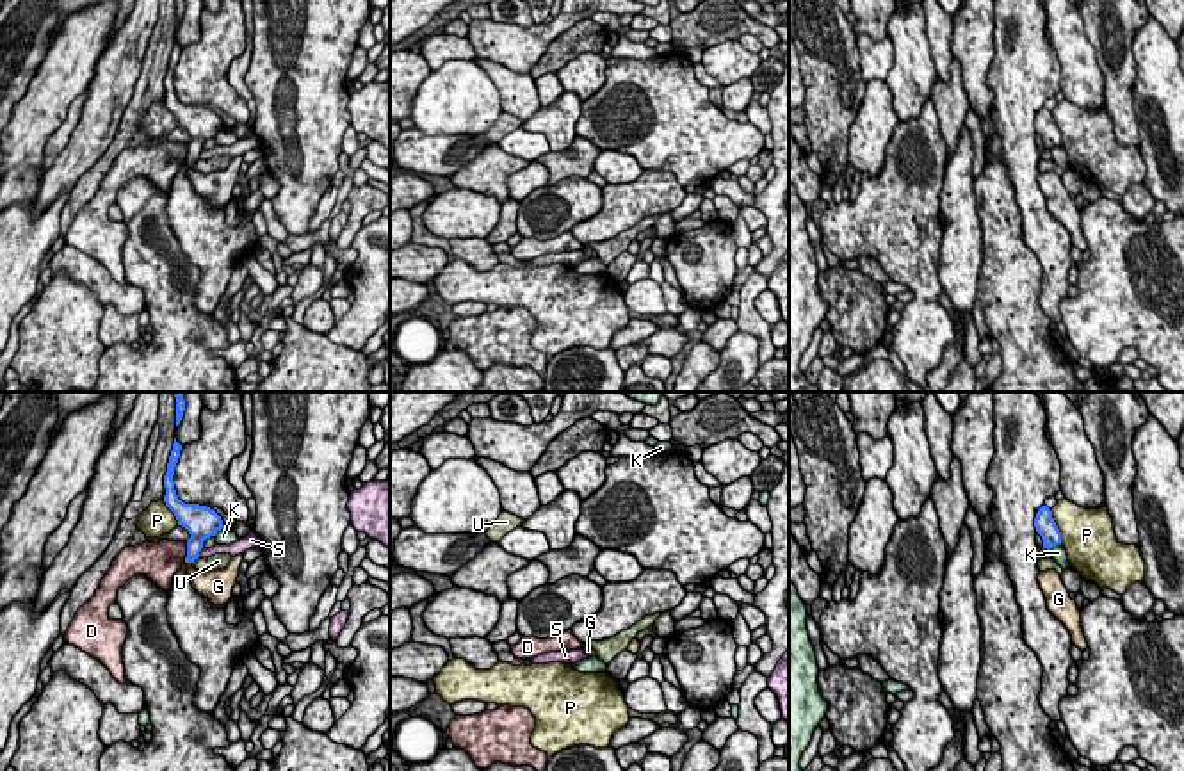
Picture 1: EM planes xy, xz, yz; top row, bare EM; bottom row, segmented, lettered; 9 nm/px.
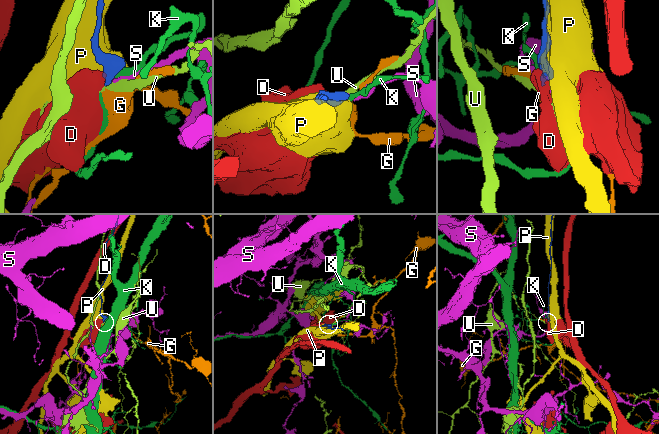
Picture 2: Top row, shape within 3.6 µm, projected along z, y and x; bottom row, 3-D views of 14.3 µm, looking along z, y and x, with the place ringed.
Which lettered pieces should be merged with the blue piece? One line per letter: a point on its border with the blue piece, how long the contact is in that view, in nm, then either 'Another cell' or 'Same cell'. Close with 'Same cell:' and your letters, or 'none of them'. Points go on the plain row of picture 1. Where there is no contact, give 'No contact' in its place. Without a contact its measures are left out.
D: Touches blue at xy (187, 154). Shared border 190 nm. Another cell
G: Touches blue at xy (189, 162). Shared border 70 nm. Same cell
K: Touches blue at xy (218, 130). Shared border 120 nm. Another cell
P: Touches blue at yz (1056, 129). Shared border 340 nm. Another cell
S: Touches blue at xy (200, 152). Shared border 120 nm. Another cell
U: Touches blue at xy (194, 161). Shared border 70 nm. Another cell
Same cell: G

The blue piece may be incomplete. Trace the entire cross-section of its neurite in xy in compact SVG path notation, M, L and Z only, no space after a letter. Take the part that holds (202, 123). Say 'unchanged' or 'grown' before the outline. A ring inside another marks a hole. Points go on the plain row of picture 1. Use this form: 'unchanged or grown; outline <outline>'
grown; outline M174 39L167 73L164 77L164 103L174 114L178 126L185 128L191 135L187 141L185 166L192 189L214 207L224 207L233 198L233 187L237 185L237 178L240 174L239 169L244 158L239 155L231 158L226 169L215 173L199 173L192 167L192 164L199 158L203 142L210 137L215 137L221 130L224 130L224 126L214 110L199 105L185 105L178 100L173 77L180 52L182 46Z

